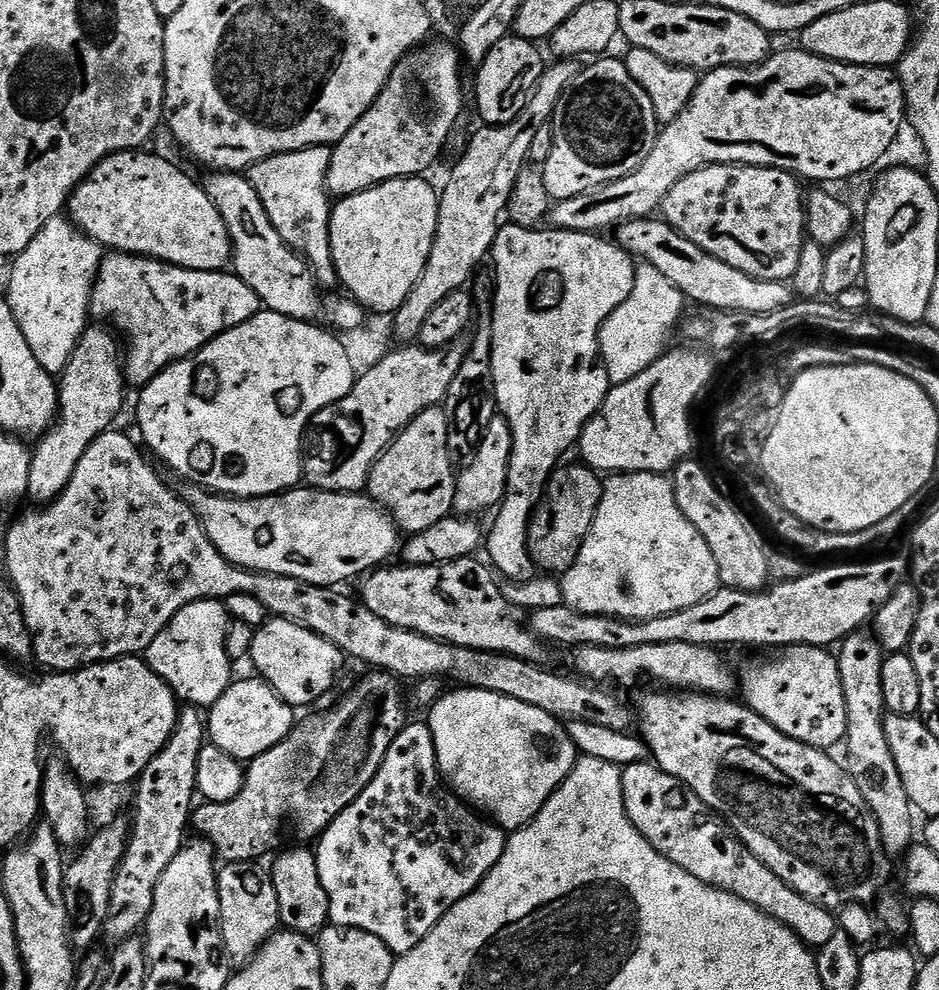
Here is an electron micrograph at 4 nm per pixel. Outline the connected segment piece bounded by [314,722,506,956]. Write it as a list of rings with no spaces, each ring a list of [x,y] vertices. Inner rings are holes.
[[[408,722],[398,734],[398,738],[394,738],[378,774],[370,782],[370,786],[366,786],[359,798],[350,806],[346,806],[346,810],[342,810],[342,814],[338,814],[334,818],[334,822],[327,830],[320,833],[318,843],[320,845],[315,845],[314,851],[318,862],[318,878],[322,878],[322,890],[326,890],[326,898],[330,902],[329,921],[337,928],[357,928],[366,934],[374,934],[374,938],[382,938],[382,942],[386,942],[388,949],[396,956],[405,956],[407,952],[414,950],[414,946],[418,946],[418,942],[422,942],[422,938],[426,938],[426,934],[430,934],[430,930],[434,930],[434,926],[443,918],[446,910],[450,910],[459,900],[466,898],[466,894],[473,892],[484,881],[486,874],[490,874],[490,870],[494,870],[498,858],[502,858],[504,853],[506,832],[500,825],[477,814],[459,796],[445,787],[442,783],[440,767],[436,761],[431,730],[428,729],[427,723],[412,724],[412,722]]]

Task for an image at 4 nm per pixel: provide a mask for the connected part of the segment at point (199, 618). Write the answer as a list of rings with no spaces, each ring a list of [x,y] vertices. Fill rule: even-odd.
[[[221,601],[190,602],[190,606],[178,610],[178,614],[174,614],[172,621],[160,631],[158,638],[150,642],[146,653],[148,667],[153,668],[171,686],[185,705],[195,706],[201,710],[211,709],[212,705],[218,702],[218,698],[222,698],[222,694],[226,694],[226,690],[234,683],[234,675],[232,676],[234,662],[226,650],[226,630],[229,623],[228,609]]]

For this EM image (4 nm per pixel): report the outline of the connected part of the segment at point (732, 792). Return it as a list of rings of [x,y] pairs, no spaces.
[[[687,690],[652,691],[656,692],[648,692],[641,698],[640,712],[638,708],[638,732],[644,743],[648,746],[651,759],[659,764],[660,769],[666,774],[676,776],[679,780],[683,780],[684,783],[692,789],[692,793],[696,795],[709,810],[713,813],[721,812],[721,814],[716,814],[719,814],[731,825],[735,835],[739,836],[740,841],[744,843],[769,870],[774,874],[778,874],[778,878],[782,878],[782,882],[789,884],[795,892],[802,894],[810,902],[821,904],[822,907],[829,910],[839,910],[846,907],[847,904],[871,905],[873,901],[885,891],[884,883],[887,882],[888,875],[891,874],[892,868],[888,865],[888,863],[890,863],[890,857],[888,853],[884,851],[884,847],[880,841],[880,827],[874,818],[874,814],[870,810],[870,806],[866,802],[866,798],[862,798],[862,793],[858,791],[858,786],[854,782],[854,778],[849,774],[847,767],[845,767],[841,761],[839,764],[839,762],[832,757],[832,754],[829,754],[823,748],[808,746],[794,738],[790,738],[786,734],[782,734],[782,730],[770,726],[770,722],[766,722],[766,718],[762,718],[753,708],[749,708],[748,705],[743,702],[737,702],[737,704],[735,704],[732,698],[710,696],[702,692],[690,692]]]

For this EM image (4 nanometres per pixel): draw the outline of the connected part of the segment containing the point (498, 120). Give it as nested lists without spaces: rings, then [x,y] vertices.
[[[510,34],[498,42],[498,46],[494,46],[494,50],[490,50],[478,66],[477,72],[480,73],[476,76],[476,108],[485,125],[509,124],[518,118],[518,114],[522,114],[522,106],[526,106],[546,67],[546,60],[540,57],[536,48],[539,47],[533,41]]]

